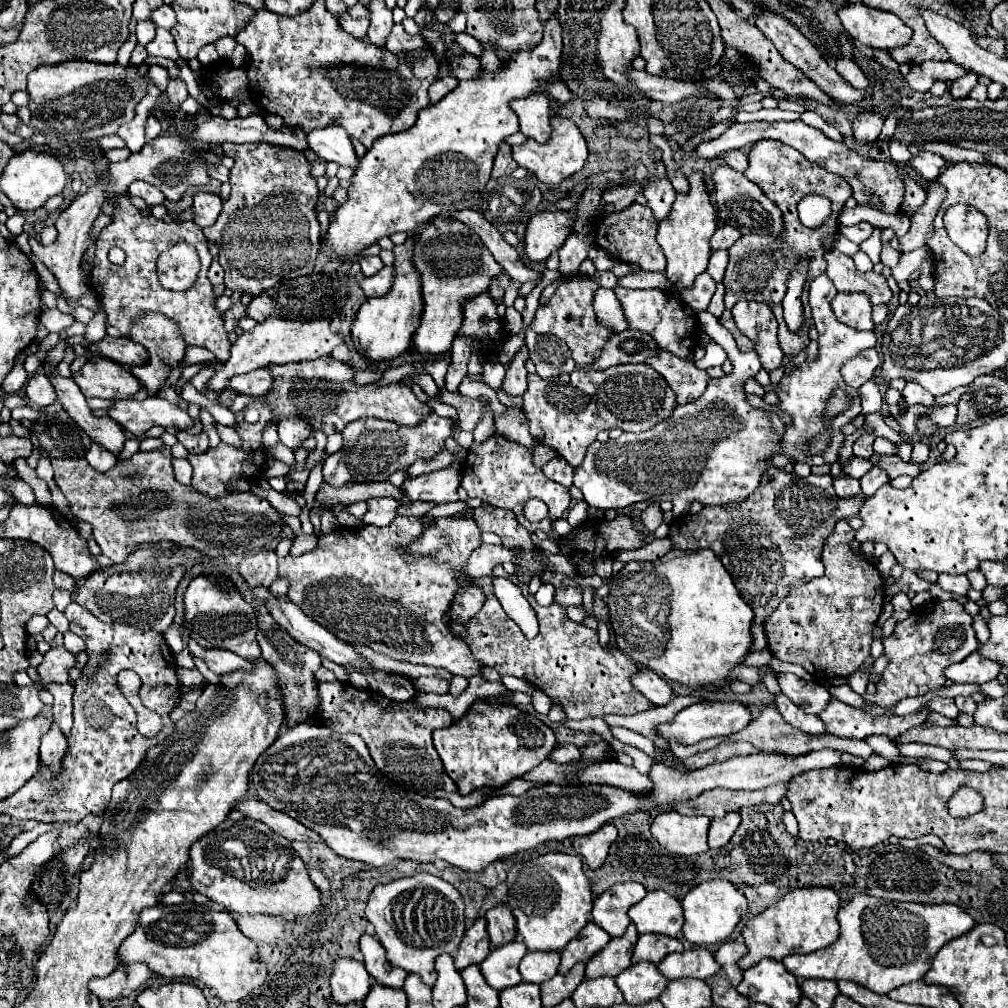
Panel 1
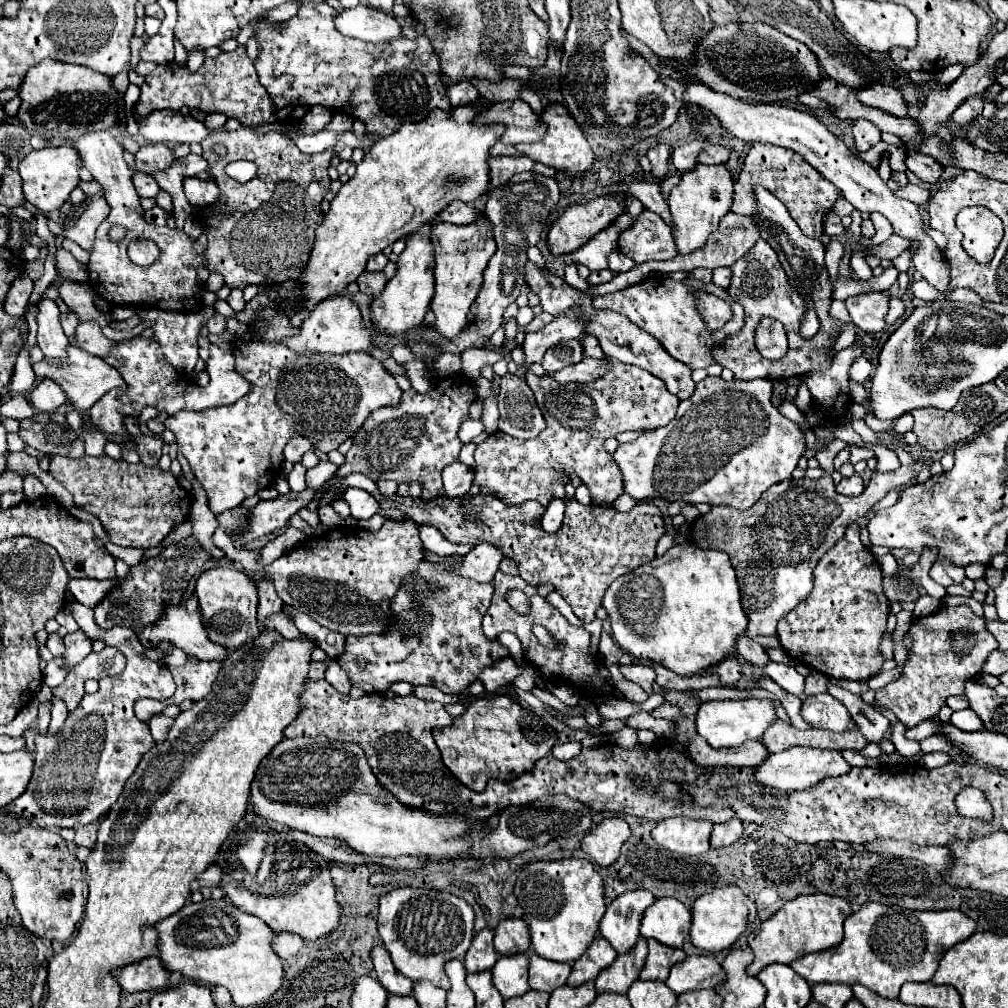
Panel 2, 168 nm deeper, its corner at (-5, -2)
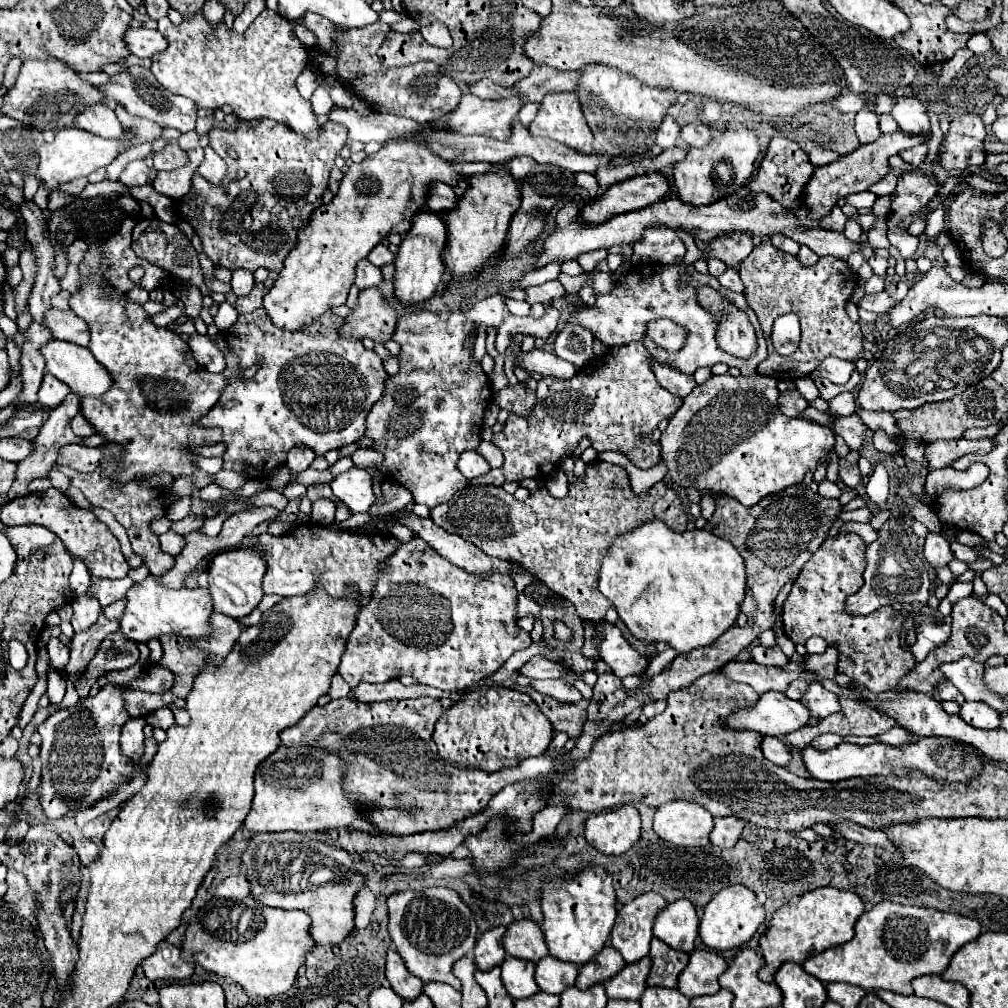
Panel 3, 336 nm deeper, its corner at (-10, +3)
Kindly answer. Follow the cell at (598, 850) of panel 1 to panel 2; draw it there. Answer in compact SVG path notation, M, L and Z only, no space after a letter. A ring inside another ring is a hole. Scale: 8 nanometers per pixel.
M609 818L593 826L581 840L581 850L601 868L611 866L619 858L623 842L629 838L629 826L621 818Z

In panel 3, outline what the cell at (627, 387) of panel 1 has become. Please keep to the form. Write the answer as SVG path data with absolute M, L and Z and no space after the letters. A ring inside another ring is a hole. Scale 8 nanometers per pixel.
M628 343L624 347L612 347L606 355L592 361L588 371L580 371L572 379L556 379L556 377L542 377L536 389L536 407L532 415L510 415L502 433L494 435L492 443L502 449L504 453L504 475L506 481L520 481L526 477L540 477L542 473L550 473L554 467L560 465L564 455L570 455L582 437L590 437L592 447L596 451L618 451L628 455L628 459L640 467L650 469L660 463L660 443L648 443L642 439L644 435L652 433L662 419L670 419L676 409L682 405L680 397L674 397L670 391L658 385L652 369L650 369L650 353L644 343Z

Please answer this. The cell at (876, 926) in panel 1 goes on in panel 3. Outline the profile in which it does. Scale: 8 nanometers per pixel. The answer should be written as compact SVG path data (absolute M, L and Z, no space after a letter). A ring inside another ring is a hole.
M882 901L860 915L852 941L826 949L802 963L802 967L824 985L842 981L858 985L868 993L888 989L900 995L912 995L912 979L922 975L942 975L952 955L980 935L980 923L956 913L944 913L928 907L908 907Z

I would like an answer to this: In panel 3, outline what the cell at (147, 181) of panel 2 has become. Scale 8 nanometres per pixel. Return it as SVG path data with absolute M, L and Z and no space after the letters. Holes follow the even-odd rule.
M132 161L120 173L120 181L126 185L146 185L148 183L148 165L144 161Z

